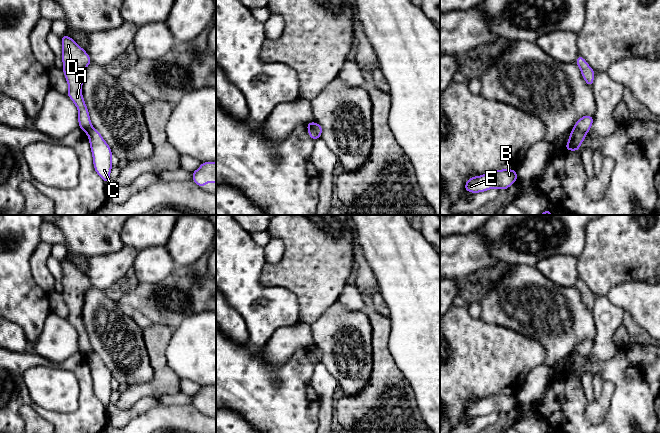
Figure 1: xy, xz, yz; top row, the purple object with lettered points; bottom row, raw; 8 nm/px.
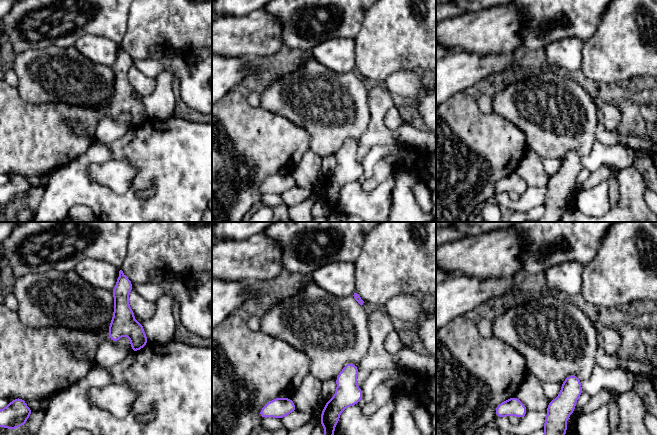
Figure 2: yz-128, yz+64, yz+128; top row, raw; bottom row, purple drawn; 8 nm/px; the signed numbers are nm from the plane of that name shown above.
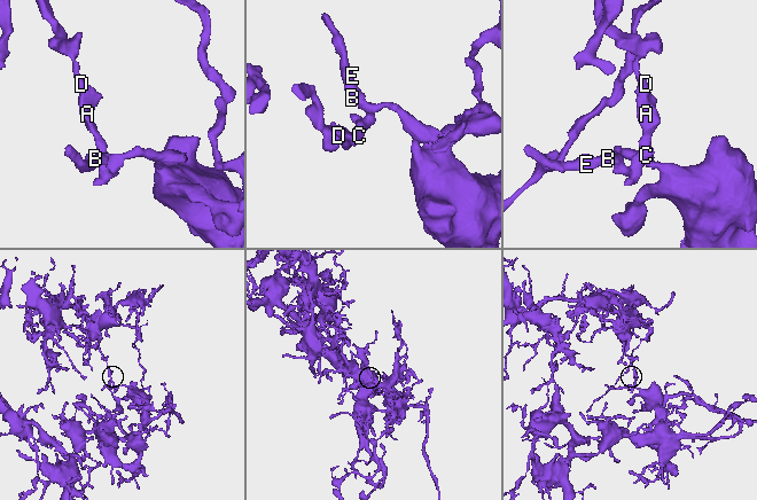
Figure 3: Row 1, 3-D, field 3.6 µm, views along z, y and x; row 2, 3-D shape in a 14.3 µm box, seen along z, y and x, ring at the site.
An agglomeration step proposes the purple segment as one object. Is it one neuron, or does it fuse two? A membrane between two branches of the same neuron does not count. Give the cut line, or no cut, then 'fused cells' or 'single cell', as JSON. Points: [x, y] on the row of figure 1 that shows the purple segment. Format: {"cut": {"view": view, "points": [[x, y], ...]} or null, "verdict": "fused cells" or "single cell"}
{"cut": {"view": "xz", "points": [[314, 123], [314, 129], [319, 137]]}, "verdict": "fused cells"}

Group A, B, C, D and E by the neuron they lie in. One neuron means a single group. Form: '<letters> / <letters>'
A D / B C E

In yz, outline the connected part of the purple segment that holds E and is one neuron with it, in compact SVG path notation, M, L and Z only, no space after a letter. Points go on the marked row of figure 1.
M494 170L480 176L468 178L464 190L473 194L485 192L493 188L507 190L517 179L519 177L516 170Z

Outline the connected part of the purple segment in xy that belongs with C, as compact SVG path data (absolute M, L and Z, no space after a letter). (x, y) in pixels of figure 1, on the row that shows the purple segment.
M92 128L87 135L90 143L90 149L92 151L95 172L107 184L111 180L110 173L113 167L111 162L111 147L103 139L100 132L95 128Z

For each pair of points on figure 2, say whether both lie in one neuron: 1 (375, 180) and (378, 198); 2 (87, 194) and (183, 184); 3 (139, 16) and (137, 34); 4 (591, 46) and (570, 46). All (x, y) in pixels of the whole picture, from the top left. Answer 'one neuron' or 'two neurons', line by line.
1: two neurons
2: one neuron
3: one neuron
4: two neurons

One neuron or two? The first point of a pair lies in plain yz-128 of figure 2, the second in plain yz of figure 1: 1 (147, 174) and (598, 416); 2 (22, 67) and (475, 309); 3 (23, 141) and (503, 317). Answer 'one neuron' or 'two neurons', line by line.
1: two neurons
2: two neurons
3: two neurons

